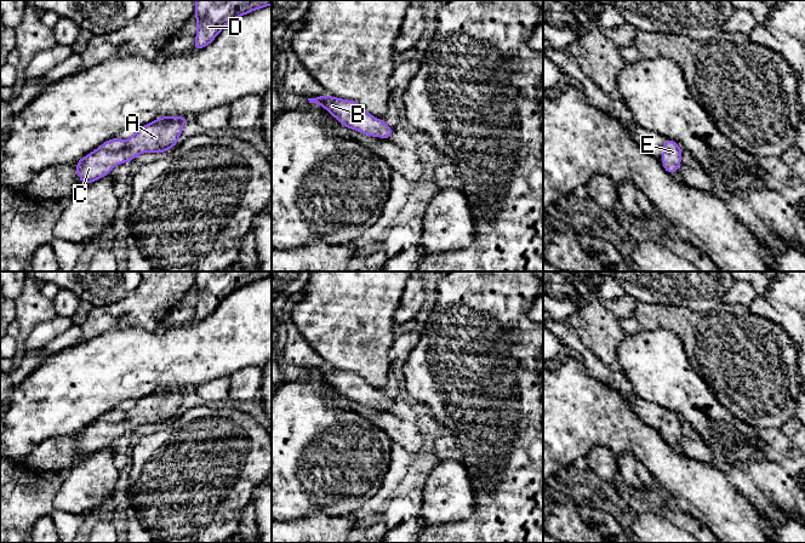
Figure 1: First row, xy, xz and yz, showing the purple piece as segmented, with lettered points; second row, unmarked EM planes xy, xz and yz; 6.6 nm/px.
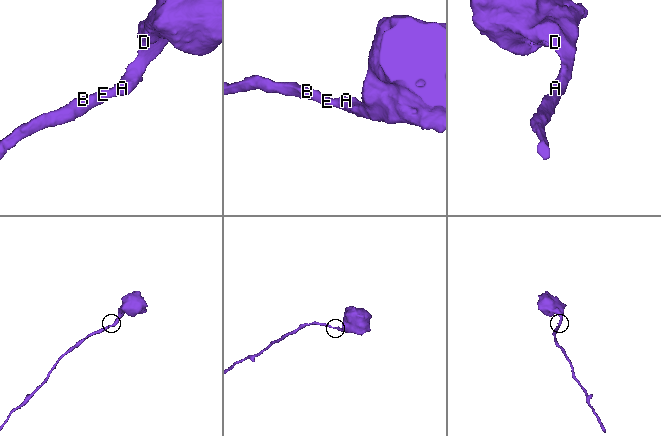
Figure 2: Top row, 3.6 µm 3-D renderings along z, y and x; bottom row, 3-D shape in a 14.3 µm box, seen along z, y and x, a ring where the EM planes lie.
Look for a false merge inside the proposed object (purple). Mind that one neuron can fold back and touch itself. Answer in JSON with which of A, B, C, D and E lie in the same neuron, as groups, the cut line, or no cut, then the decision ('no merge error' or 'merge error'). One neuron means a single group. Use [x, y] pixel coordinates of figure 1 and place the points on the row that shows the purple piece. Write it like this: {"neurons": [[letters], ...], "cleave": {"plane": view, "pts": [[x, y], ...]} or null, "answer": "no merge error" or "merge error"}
{"neurons": [["A", "B", "C", "D", "E"]], "cleave": null, "answer": "no merge error"}

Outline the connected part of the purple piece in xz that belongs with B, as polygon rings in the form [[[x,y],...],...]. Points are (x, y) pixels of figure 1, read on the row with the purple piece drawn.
[[[325,95],[321,97],[308,98],[309,103],[322,105],[343,126],[356,130],[373,137],[389,139],[394,130],[388,127],[383,120],[373,118],[358,102],[335,98]]]

